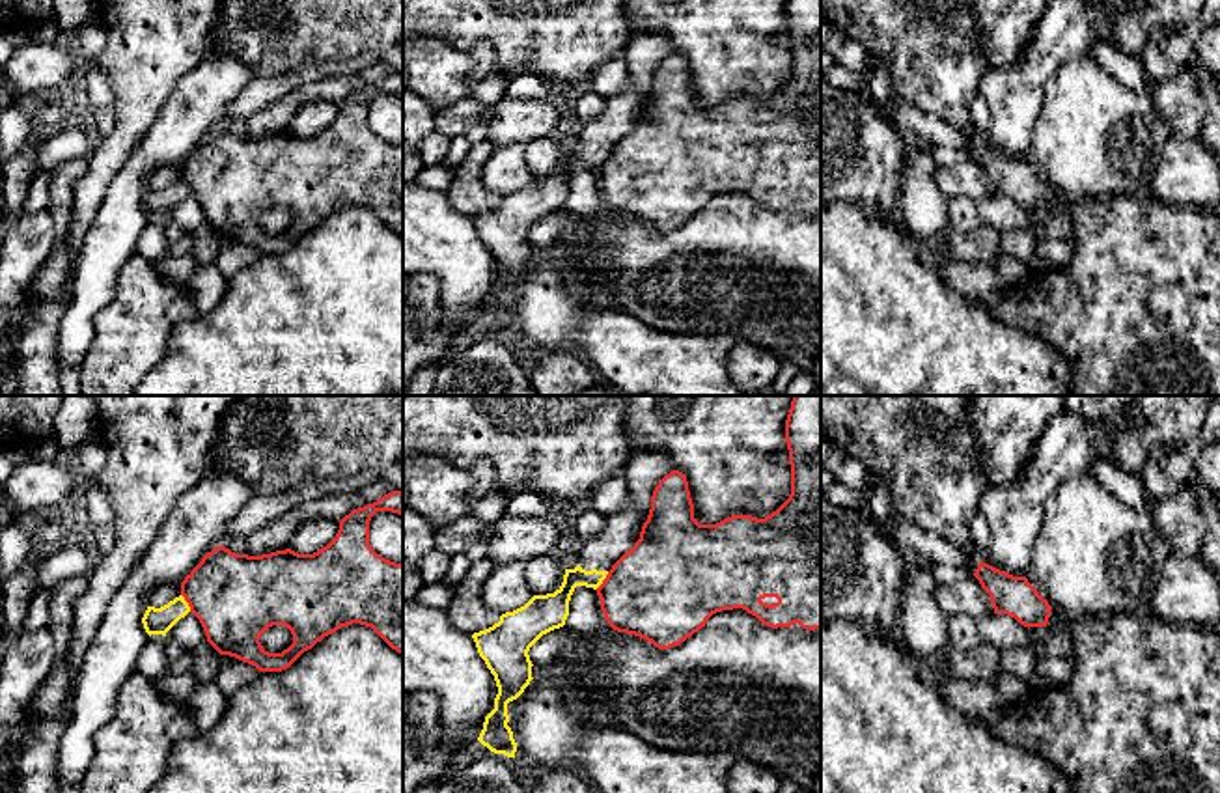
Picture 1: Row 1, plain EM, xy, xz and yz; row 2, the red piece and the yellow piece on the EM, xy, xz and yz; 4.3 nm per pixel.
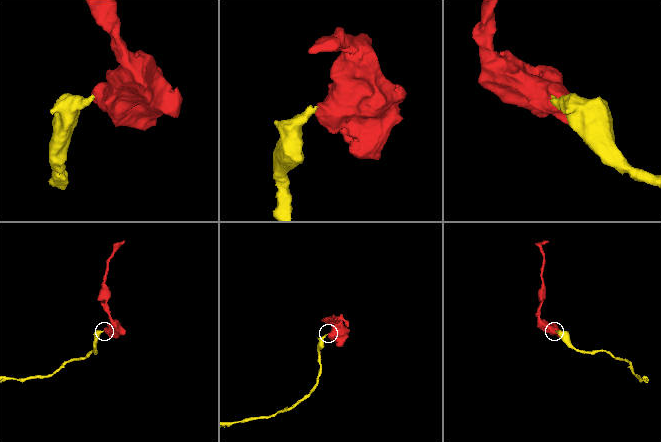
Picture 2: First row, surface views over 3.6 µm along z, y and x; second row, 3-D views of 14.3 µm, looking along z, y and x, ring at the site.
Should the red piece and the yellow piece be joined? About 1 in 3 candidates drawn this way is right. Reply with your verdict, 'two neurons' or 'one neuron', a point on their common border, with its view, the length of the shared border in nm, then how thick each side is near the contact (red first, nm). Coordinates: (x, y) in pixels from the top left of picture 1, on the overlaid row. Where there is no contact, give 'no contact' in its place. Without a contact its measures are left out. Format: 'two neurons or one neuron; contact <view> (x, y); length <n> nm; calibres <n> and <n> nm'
two neurons; contact xz (603, 581); length 100 nm; calibres 440 and 140 nm

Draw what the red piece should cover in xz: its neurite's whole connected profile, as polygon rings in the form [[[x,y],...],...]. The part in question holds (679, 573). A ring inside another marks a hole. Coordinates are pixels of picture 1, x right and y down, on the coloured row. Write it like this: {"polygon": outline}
{"polygon": [[[793,396],[785,442],[791,494],[765,519],[741,513],[700,524],[686,476],[672,470],[659,481],[640,539],[597,588],[601,610],[614,631],[670,649],[705,627],[713,614],[733,608],[772,629],[795,623],[821,629],[821,396]]]}

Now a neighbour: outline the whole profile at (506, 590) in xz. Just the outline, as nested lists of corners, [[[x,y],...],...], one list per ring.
[[[509,562],[494,567],[483,584],[483,603],[487,608],[506,614],[524,606],[534,593],[524,577],[524,562]]]

